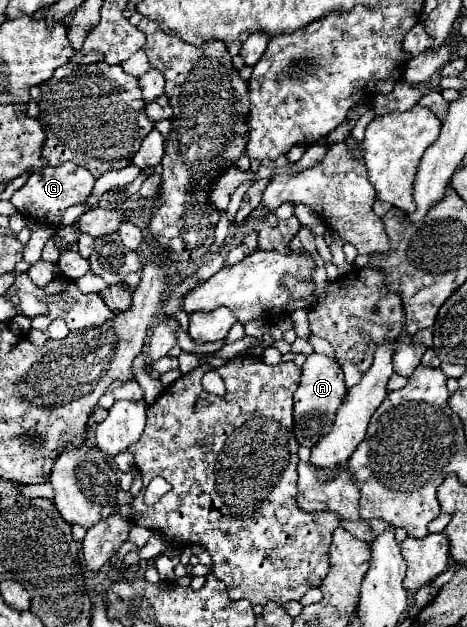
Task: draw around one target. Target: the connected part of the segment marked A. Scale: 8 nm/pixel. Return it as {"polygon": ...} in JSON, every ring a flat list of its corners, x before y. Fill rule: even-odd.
{"polygon":[[319,353,309,355,303,365,299,389,295,391,295,415,293,417,295,417,295,437,299,445,313,447,319,443,323,435,329,433,335,421,337,407,343,403,345,395,347,395,347,387,345,387,343,371,339,363,327,355,319,355]]}

